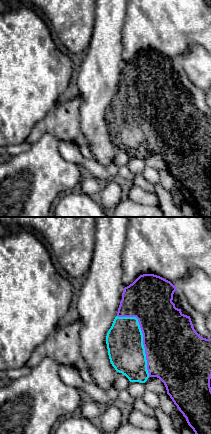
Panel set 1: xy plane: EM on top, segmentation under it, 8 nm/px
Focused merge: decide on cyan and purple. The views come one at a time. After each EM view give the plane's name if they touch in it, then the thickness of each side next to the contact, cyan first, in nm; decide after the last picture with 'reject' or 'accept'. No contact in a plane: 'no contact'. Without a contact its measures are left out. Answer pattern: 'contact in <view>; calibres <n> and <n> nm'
contact in xy; calibres 300 and 440 nm

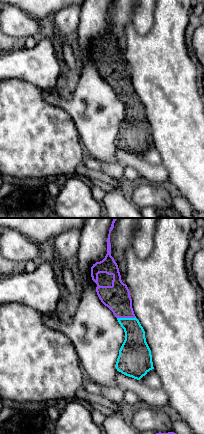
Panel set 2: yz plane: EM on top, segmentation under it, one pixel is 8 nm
contact in yz; calibres 200 and 220 nm

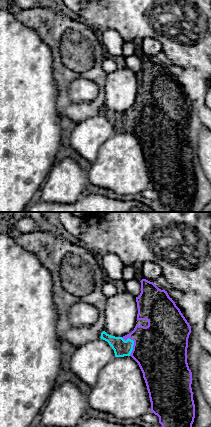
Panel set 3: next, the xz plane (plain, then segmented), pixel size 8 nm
contact in xz; calibres 130 and 440 nm

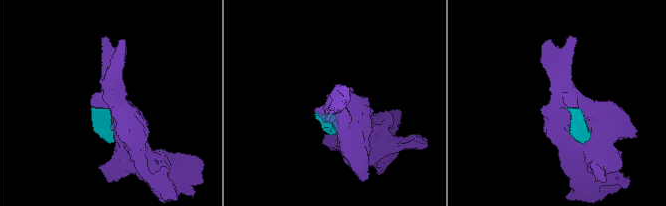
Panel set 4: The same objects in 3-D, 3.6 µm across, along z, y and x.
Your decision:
accept

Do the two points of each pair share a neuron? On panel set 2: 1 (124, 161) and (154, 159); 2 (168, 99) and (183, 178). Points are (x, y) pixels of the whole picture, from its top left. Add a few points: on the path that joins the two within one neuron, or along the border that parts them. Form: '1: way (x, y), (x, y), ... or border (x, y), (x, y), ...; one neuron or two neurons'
1: border (138, 156), (152, 164), (161, 163); two neurons
2: way (177, 119), (183, 140), (183, 158); one neuron

